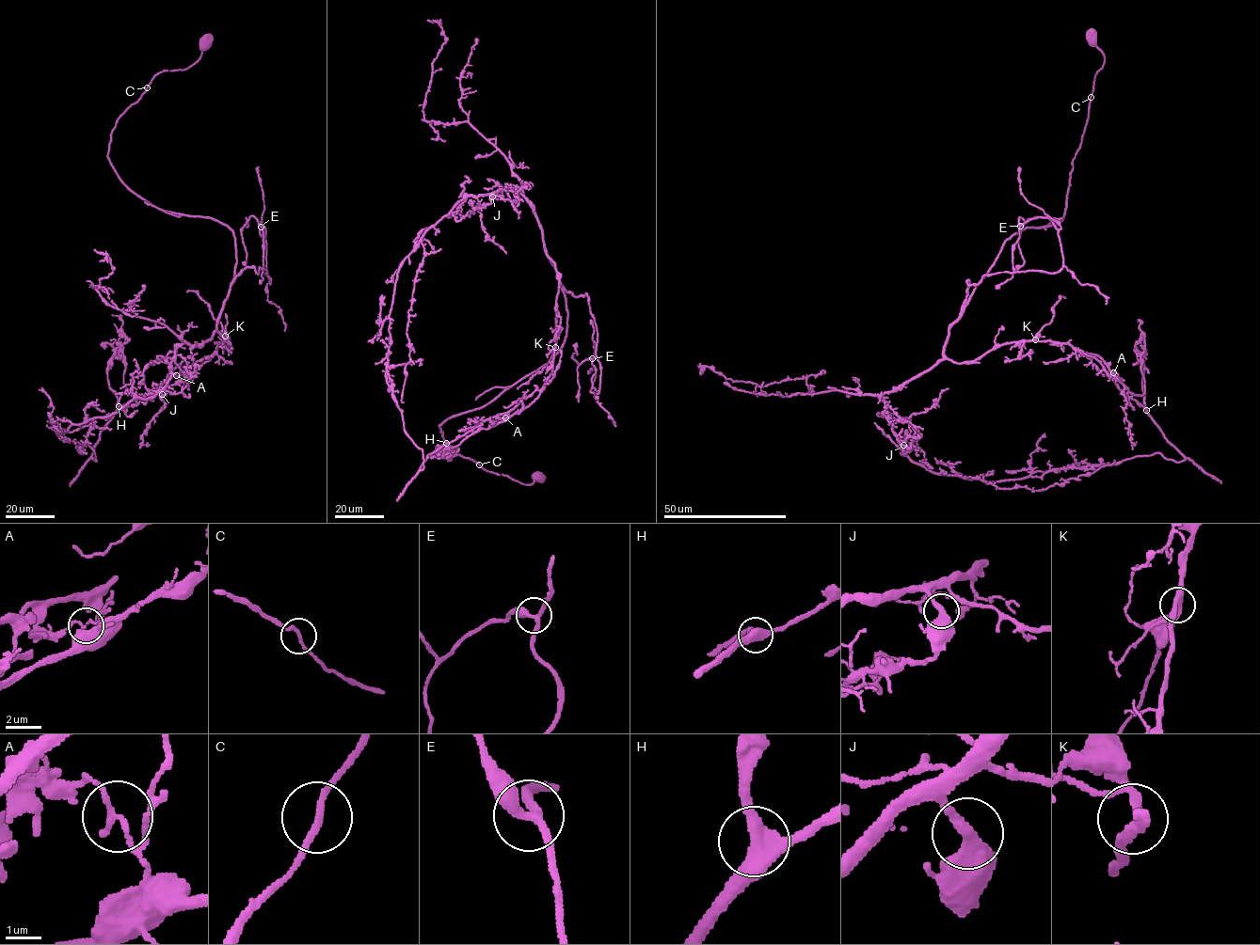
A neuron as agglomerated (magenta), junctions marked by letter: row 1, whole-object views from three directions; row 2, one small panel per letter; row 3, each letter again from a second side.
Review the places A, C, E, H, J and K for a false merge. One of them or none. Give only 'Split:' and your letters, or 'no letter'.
Split: A

